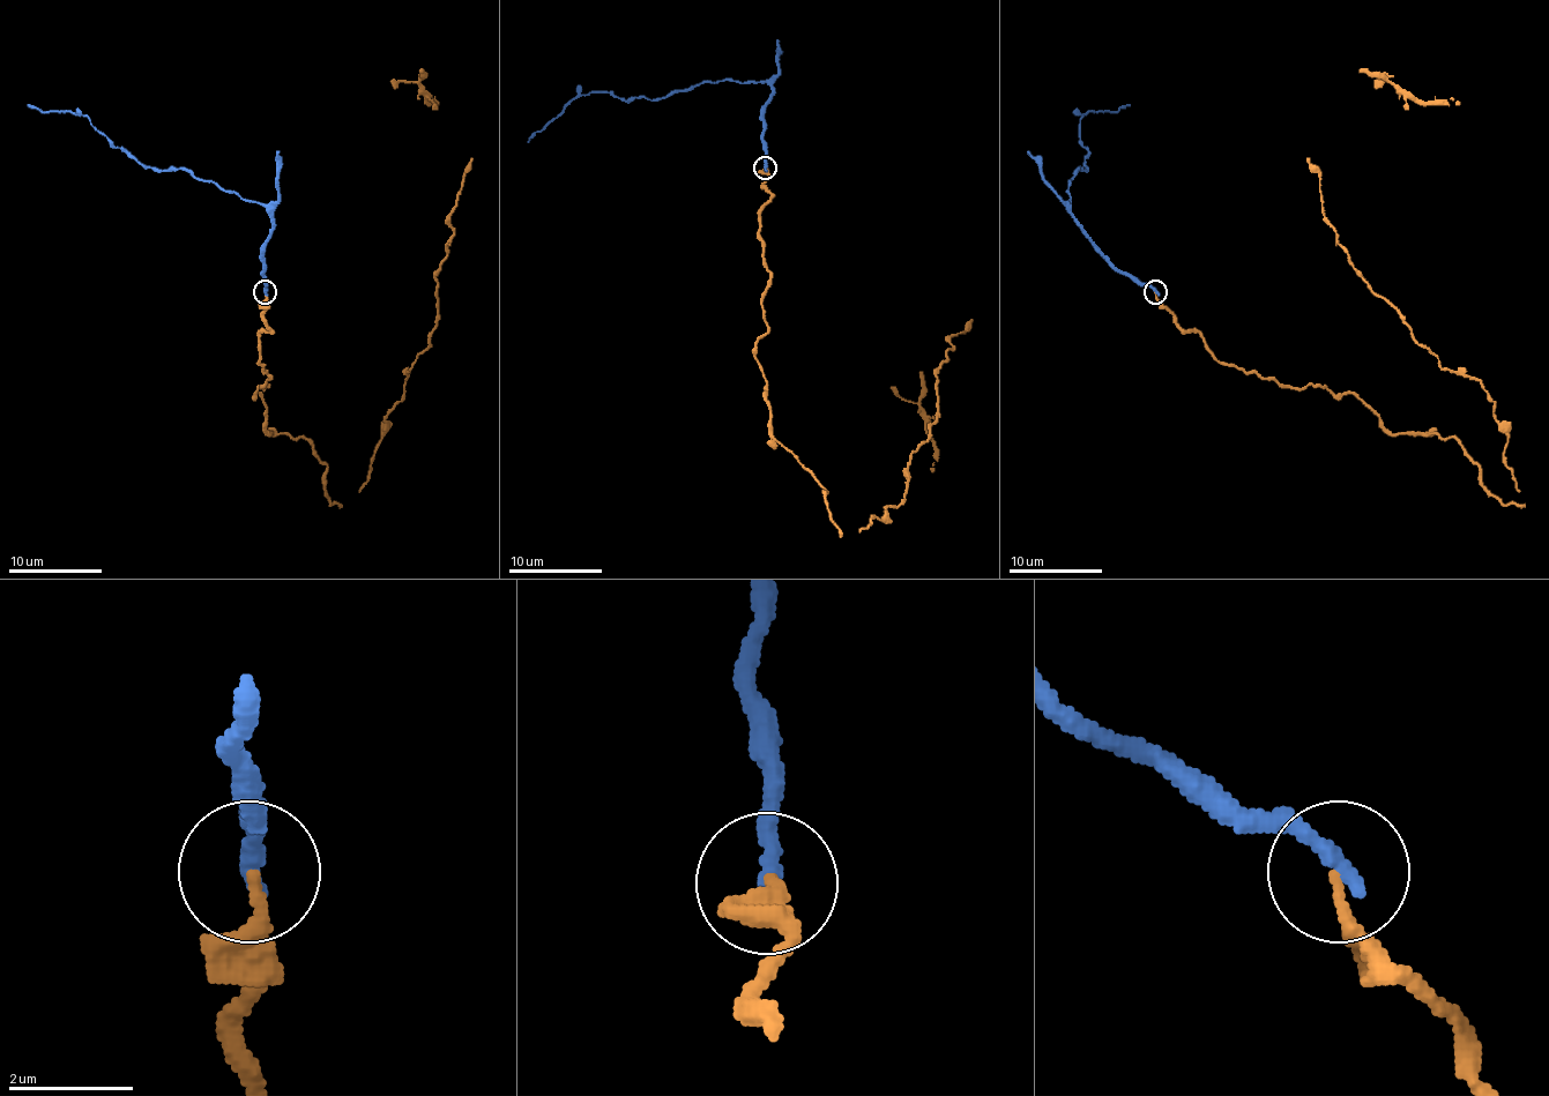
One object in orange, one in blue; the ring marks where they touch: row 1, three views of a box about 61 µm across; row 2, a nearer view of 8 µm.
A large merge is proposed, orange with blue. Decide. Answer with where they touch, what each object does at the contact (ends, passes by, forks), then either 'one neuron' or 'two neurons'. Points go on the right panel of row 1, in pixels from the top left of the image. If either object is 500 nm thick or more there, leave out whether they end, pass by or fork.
at (1155, 292); orange ends there; blue ends there; two neurons

